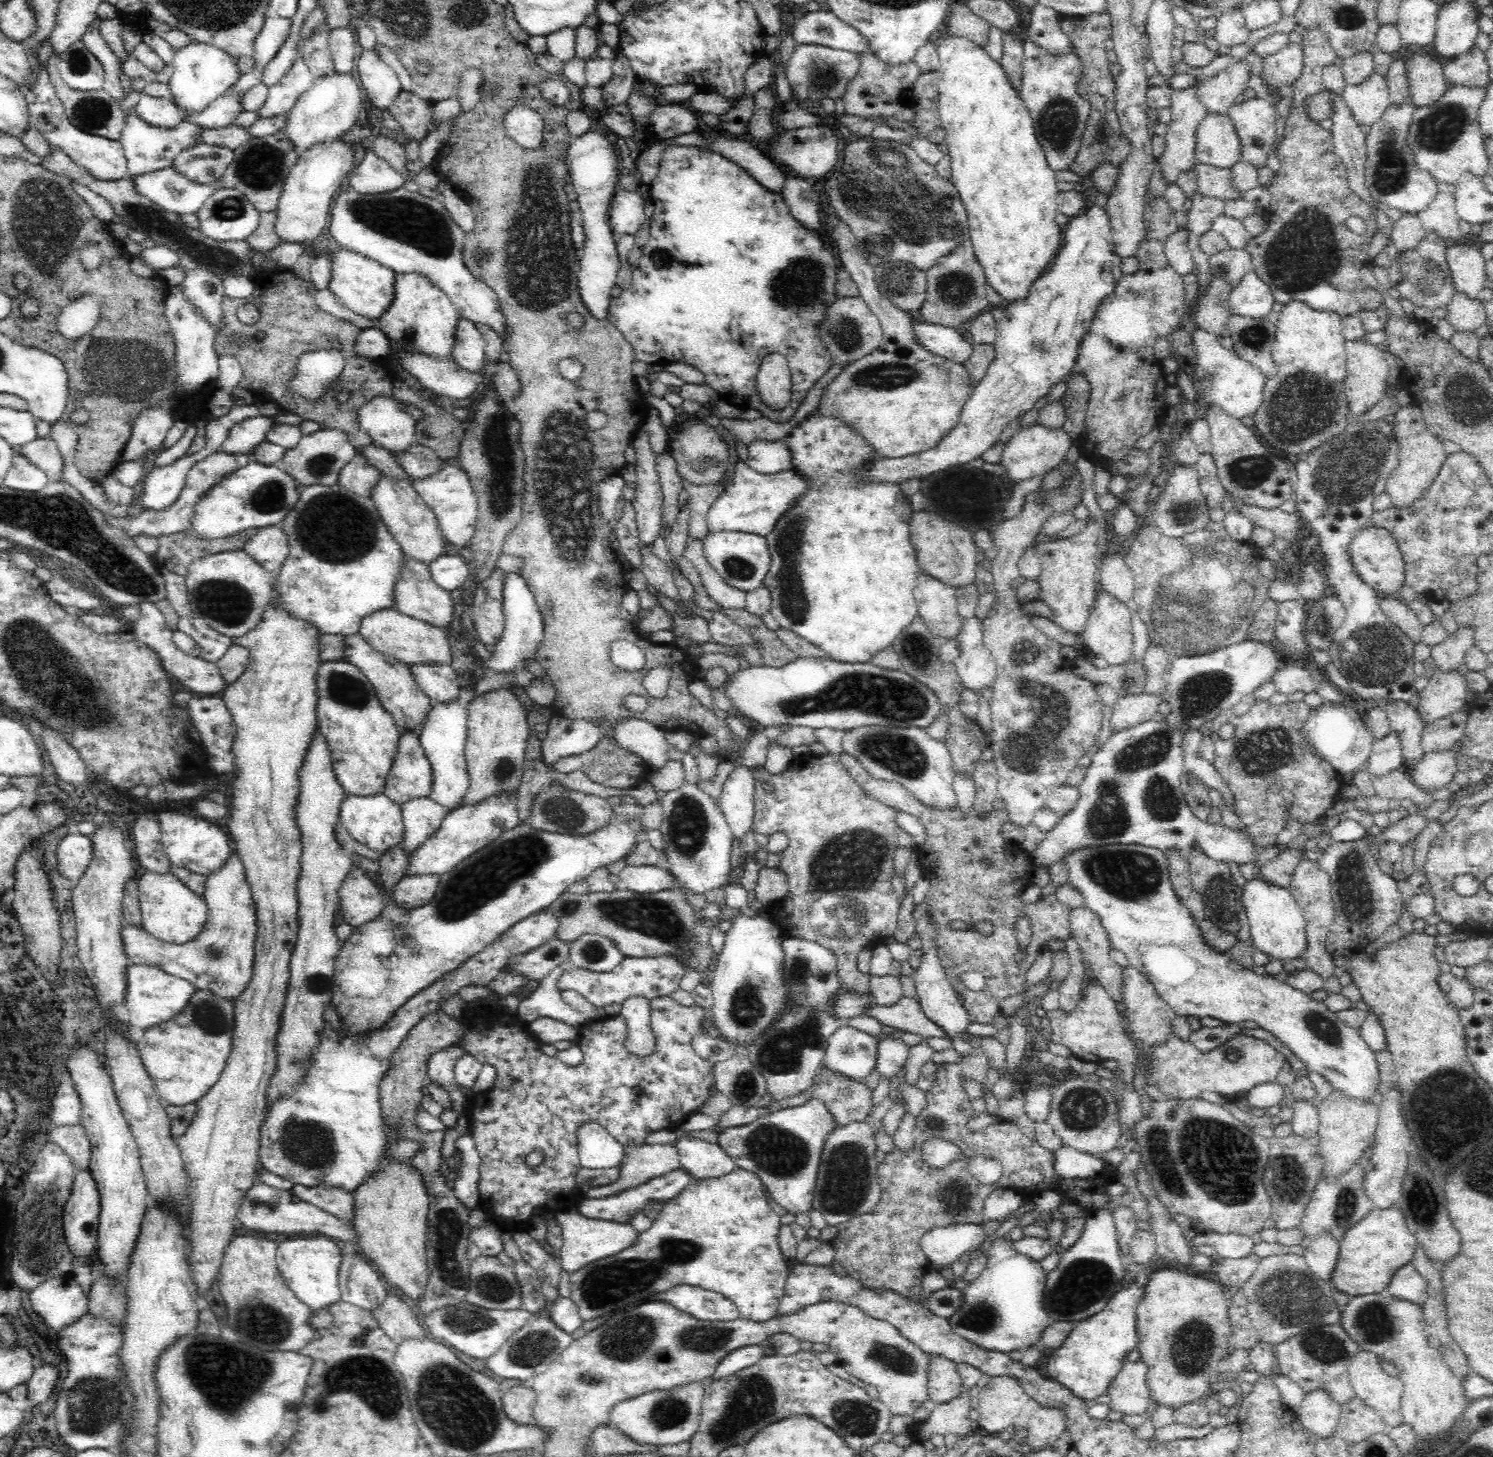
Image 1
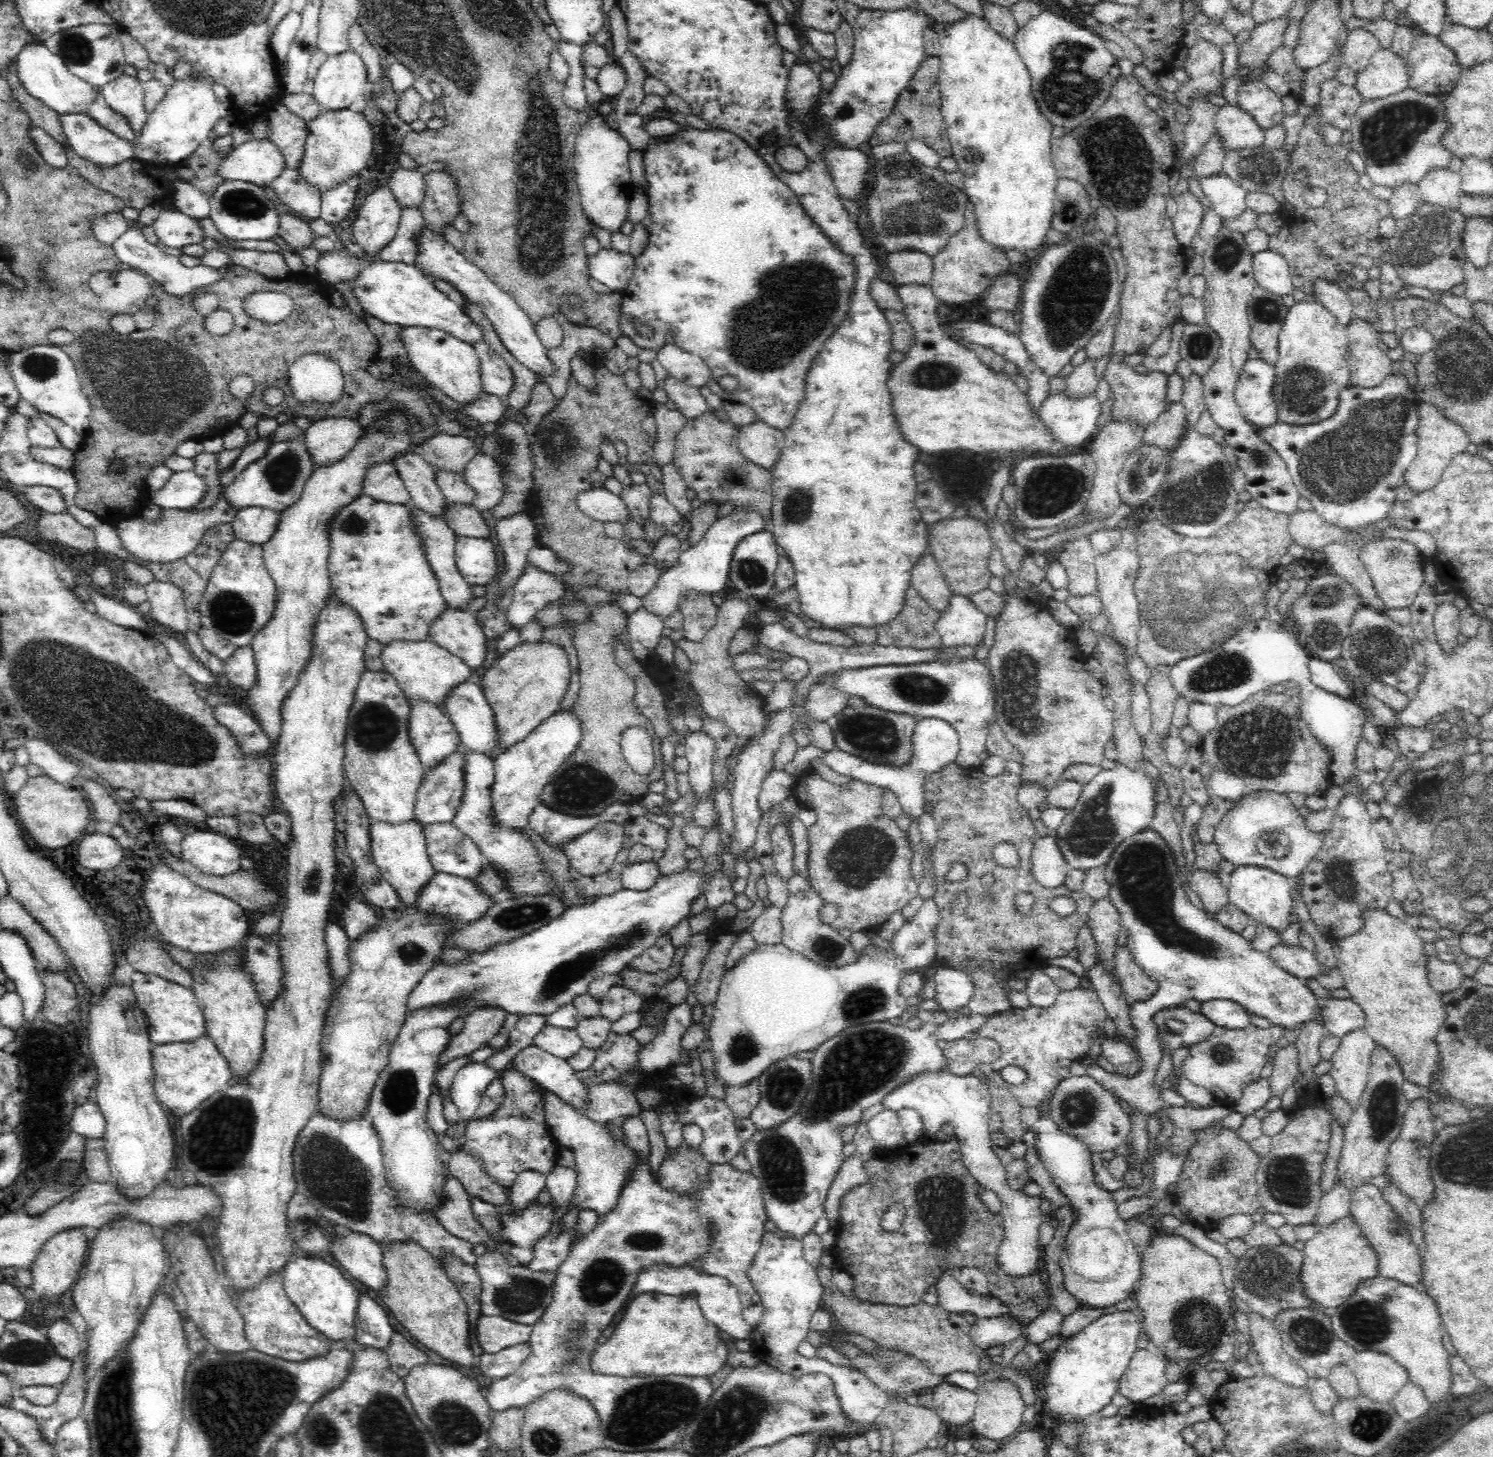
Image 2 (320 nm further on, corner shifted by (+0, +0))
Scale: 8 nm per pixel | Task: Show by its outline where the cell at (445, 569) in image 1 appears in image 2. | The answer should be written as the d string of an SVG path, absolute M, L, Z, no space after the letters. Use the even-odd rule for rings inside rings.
M459 537L455 544L455 561L458 572L470 586L492 583L498 563L495 546L486 538Z

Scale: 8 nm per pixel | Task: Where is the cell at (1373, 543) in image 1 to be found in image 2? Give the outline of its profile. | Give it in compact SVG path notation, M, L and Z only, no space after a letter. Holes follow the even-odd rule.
M1372 538L1359 548L1358 556L1360 562L1369 572L1374 589L1378 591L1380 599L1386 602L1388 608L1408 608L1409 604L1416 598L1416 593L1424 580L1424 562L1419 557L1417 547L1410 541L1402 539Z

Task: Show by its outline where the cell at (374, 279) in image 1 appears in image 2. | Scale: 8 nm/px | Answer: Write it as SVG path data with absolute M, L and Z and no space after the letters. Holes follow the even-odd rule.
M374 261L364 266L352 283L356 304L372 318L401 327L426 327L446 329L459 340L474 344L482 340L475 322L448 300L419 270L403 262Z

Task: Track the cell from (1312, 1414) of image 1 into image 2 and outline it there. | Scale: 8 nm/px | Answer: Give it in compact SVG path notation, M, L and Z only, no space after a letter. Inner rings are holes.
M1254 1312L1247 1316L1253 1337L1251 1343L1257 1352L1259 1369L1292 1388L1308 1387L1308 1374L1284 1352L1280 1334L1273 1324Z

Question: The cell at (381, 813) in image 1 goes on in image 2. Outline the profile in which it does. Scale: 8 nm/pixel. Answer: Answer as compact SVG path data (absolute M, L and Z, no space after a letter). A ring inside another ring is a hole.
M415 819L408 820L408 822L398 822L398 824L371 820L370 847L372 848L373 860L381 875L396 890L402 904L417 906L416 896L422 890L422 885L436 874L430 865L428 853L426 853L426 840L421 832L421 824Z

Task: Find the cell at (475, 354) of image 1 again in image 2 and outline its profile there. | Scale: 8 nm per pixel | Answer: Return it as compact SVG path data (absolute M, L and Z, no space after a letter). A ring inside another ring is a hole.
M478 340L471 345L480 362L482 391L507 399L514 386L514 379L512 379L508 365L497 353L494 353L494 350L489 348L485 341Z

